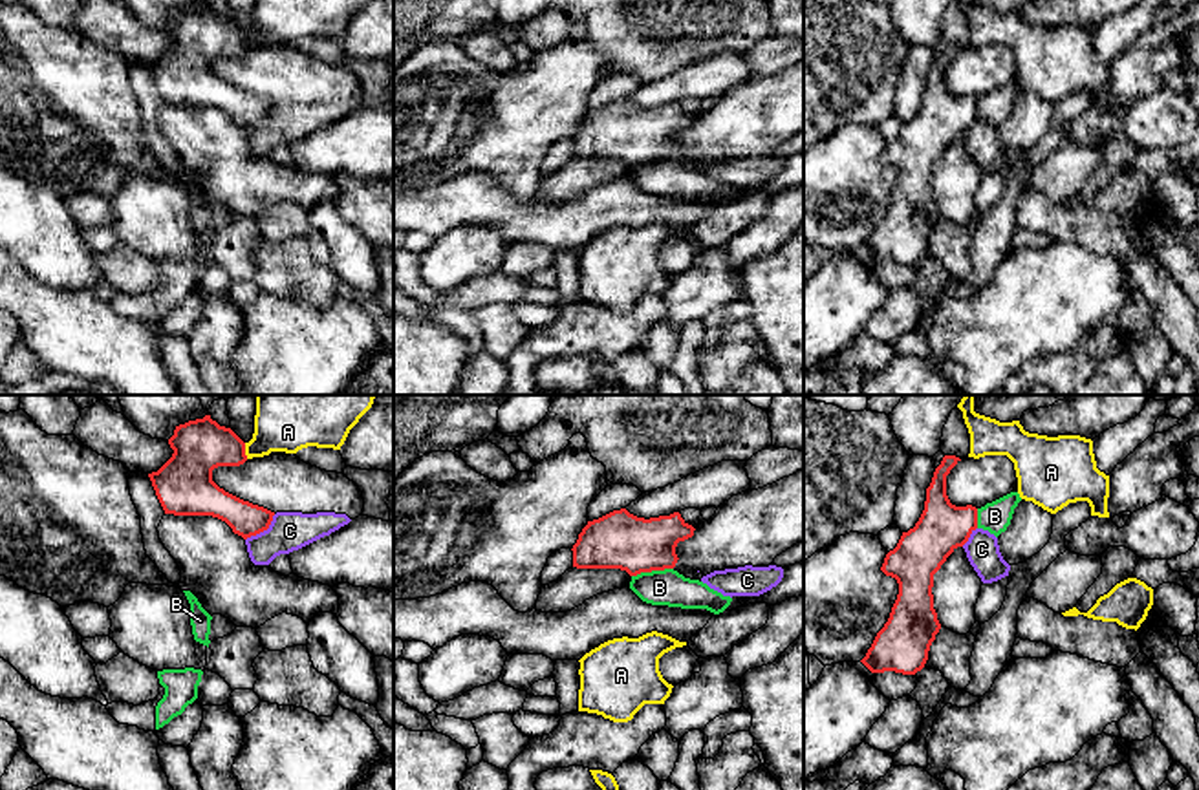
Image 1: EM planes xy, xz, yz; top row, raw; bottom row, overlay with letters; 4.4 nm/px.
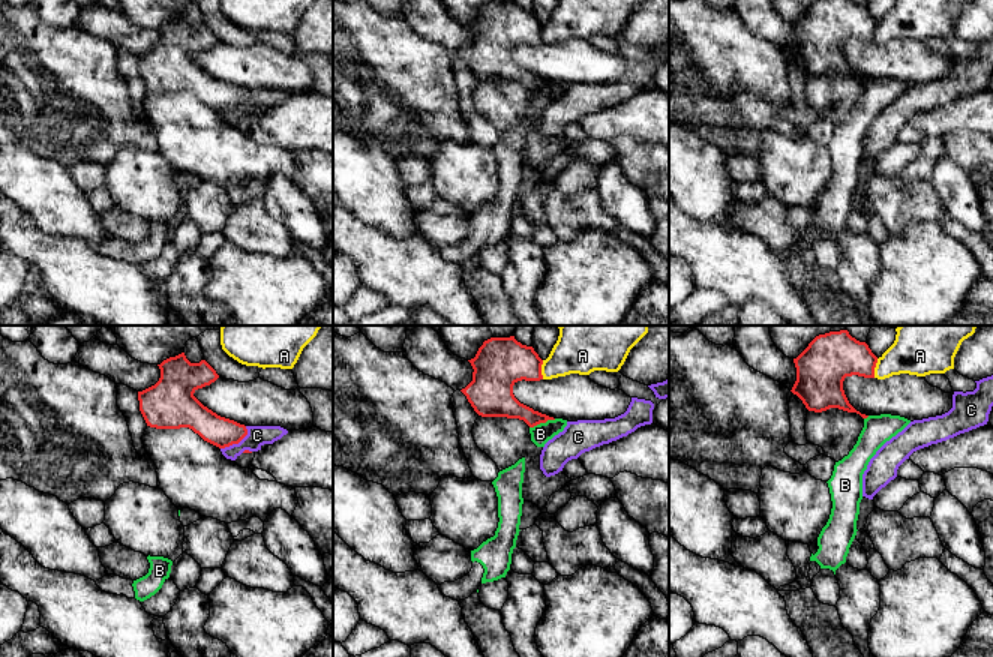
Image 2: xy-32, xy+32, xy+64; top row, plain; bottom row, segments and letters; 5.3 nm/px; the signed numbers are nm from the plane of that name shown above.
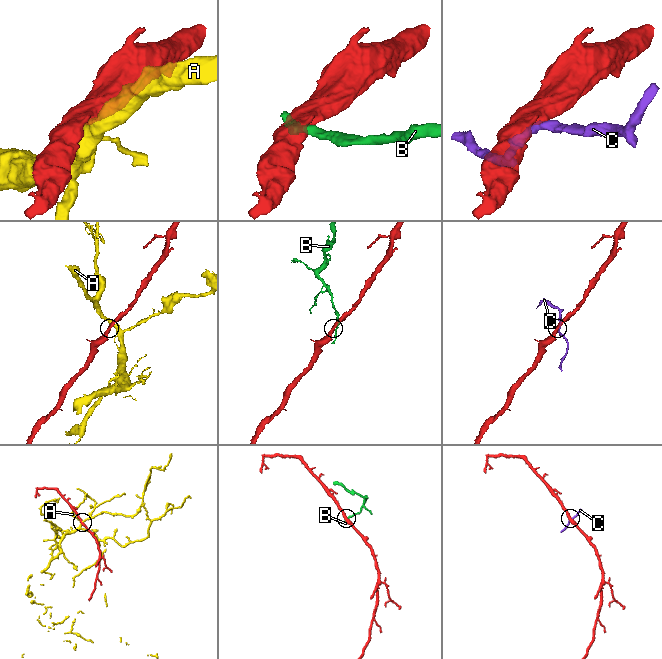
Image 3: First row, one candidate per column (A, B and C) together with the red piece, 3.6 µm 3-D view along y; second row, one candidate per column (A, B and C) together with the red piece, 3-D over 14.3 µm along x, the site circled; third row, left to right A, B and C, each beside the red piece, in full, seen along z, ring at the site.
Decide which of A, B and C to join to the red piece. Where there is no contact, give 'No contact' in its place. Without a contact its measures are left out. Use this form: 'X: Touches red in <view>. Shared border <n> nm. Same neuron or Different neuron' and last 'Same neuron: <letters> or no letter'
A: Touches red in xy. Shared border 70 nm. Different neuron
B: Touches red in xz. Shared border 190 nm. Different neuron
C: Touches red in xy. Shared border 180 nm. Different neuron
Same neuron: no letter

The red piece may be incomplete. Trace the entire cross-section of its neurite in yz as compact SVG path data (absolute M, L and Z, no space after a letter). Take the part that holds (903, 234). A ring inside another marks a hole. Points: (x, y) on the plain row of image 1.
M945 46L926 79L924 101L913 119L902 123L880 161L899 174L890 208L860 251L871 263L915 265L941 219L934 199L934 165L978 119L978 99L956 97L946 86L946 66L961 49Z

